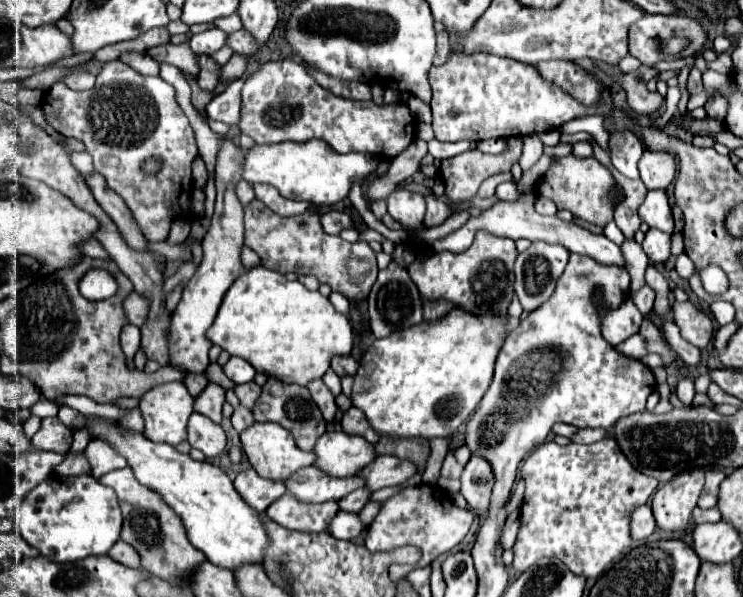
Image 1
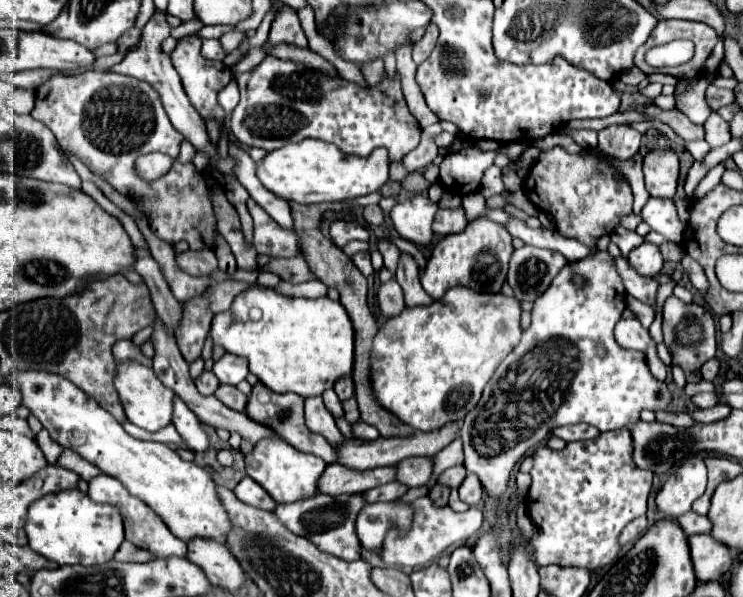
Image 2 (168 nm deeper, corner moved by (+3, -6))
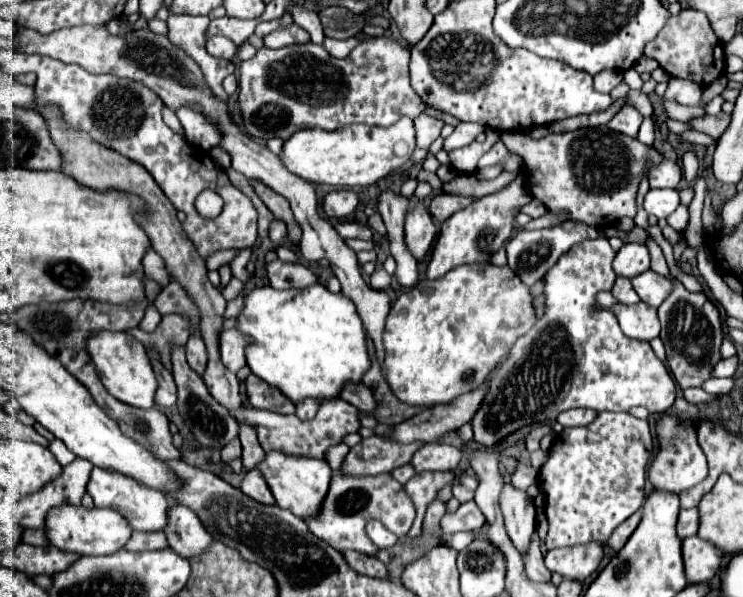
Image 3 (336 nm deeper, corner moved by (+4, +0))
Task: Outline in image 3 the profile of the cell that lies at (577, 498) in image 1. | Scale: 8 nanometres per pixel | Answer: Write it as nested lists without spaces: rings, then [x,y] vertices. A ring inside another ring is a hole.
[[[599,413],[591,427],[563,429],[549,449],[549,459],[539,471],[539,487],[545,495],[545,515],[549,533],[545,537],[547,549],[585,545],[597,541],[607,545],[613,529],[631,517],[645,501],[645,473],[653,459],[653,437],[647,421],[629,413]]]

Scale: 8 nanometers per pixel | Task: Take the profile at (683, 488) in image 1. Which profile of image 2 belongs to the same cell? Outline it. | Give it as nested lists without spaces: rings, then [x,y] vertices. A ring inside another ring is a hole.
[[[690,457],[662,485],[662,489],[656,495],[656,505],[666,517],[678,519],[680,515],[690,511],[692,503],[704,493],[704,489],[706,465],[700,457]]]

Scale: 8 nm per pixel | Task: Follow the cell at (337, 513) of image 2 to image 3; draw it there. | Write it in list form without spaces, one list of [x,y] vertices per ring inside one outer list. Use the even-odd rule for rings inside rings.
[[[333,475],[331,487],[319,511],[311,517],[305,517],[305,523],[315,537],[323,539],[337,551],[353,549],[365,555],[375,555],[377,547],[365,535],[365,523],[367,519],[373,519],[373,517],[381,519],[385,527],[399,537],[405,537],[407,531],[411,529],[411,523],[415,519],[415,507],[411,499],[407,499],[403,485],[393,481],[391,475],[379,475],[379,477],[367,477],[367,479],[347,479],[345,475]]]

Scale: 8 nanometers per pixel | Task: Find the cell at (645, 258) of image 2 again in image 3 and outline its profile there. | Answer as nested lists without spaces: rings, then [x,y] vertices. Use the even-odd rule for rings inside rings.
[[[625,243],[619,249],[613,267],[615,267],[615,273],[619,277],[631,277],[631,275],[639,275],[639,273],[647,271],[649,261],[651,261],[651,255],[649,255],[647,245],[643,245],[643,243]]]

